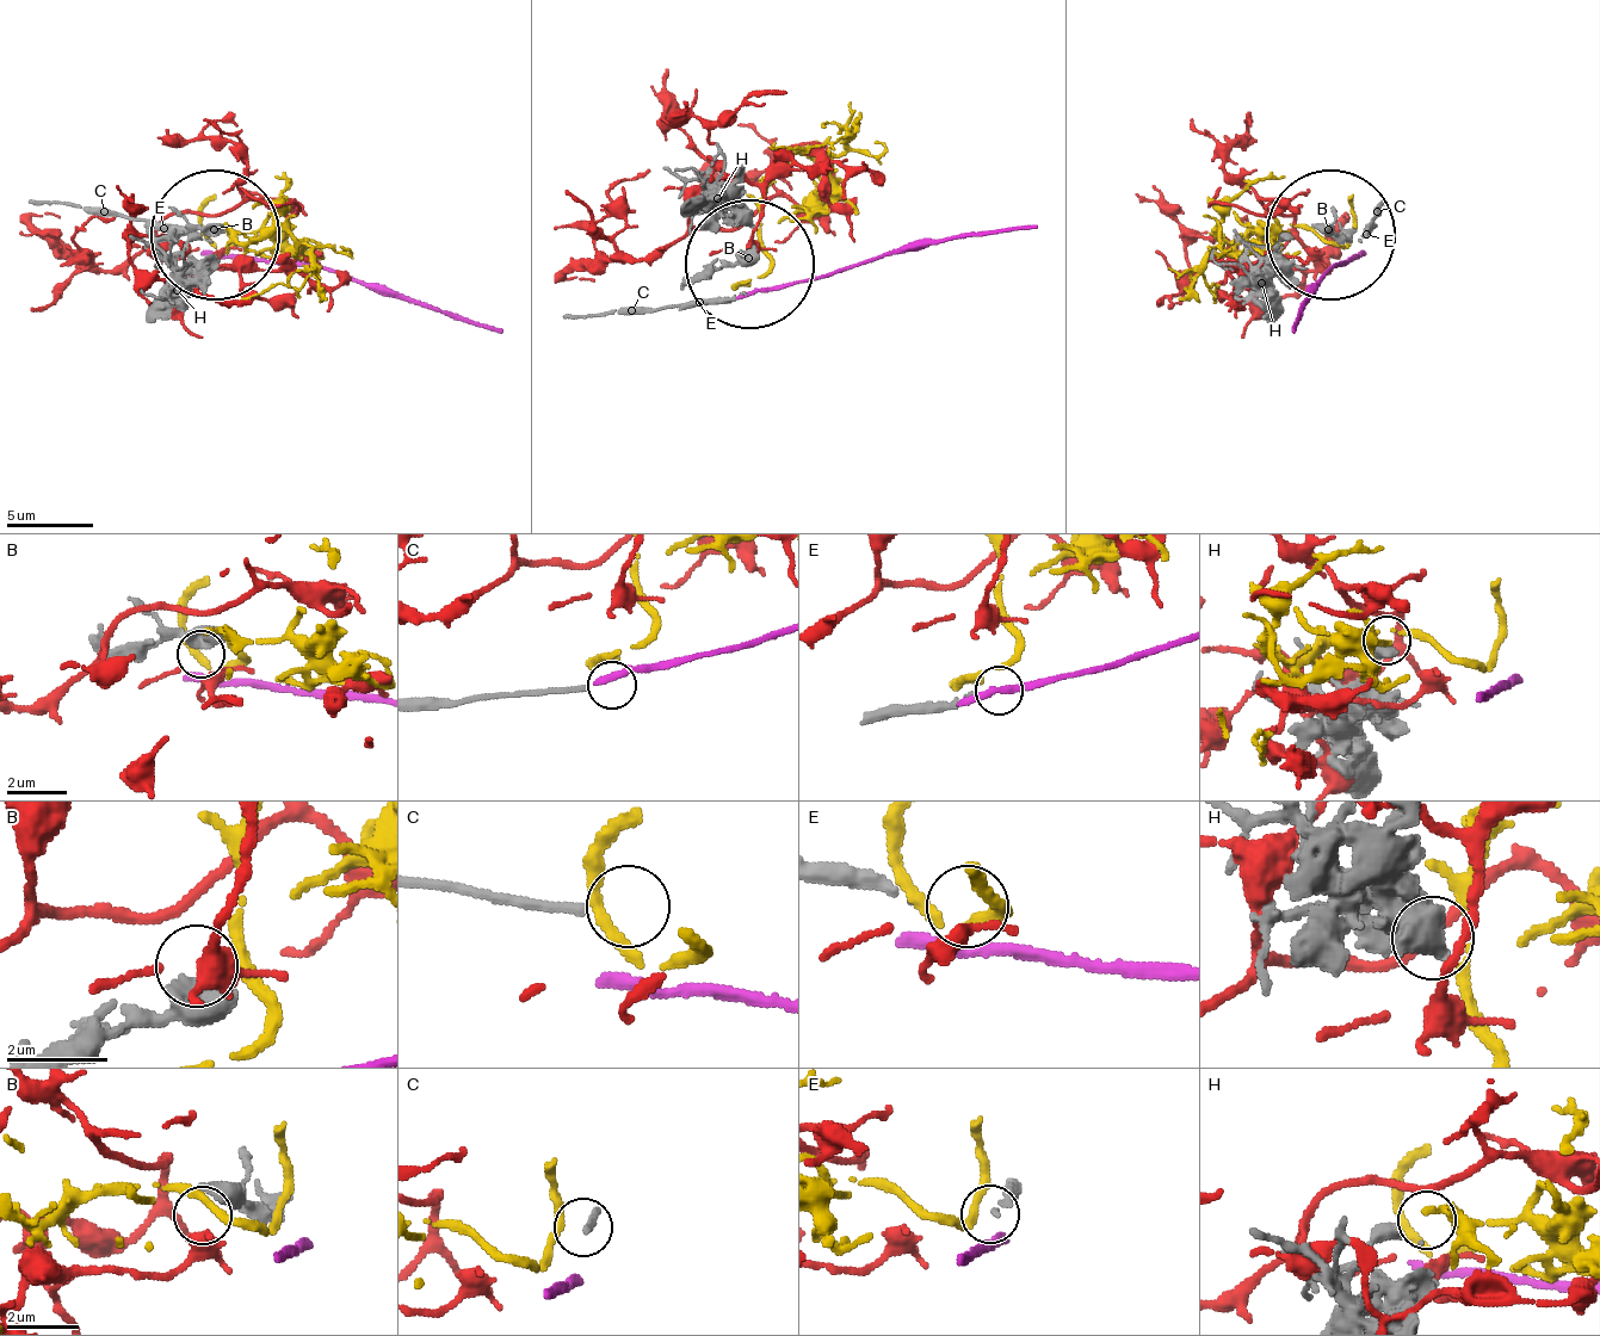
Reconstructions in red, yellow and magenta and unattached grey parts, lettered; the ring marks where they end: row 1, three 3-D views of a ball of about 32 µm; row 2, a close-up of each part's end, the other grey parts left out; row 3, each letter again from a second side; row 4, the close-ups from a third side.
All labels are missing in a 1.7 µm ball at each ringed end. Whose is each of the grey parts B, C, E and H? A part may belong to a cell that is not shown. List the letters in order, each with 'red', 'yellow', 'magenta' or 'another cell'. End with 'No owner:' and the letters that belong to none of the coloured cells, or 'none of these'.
B: red
C: another cell
E: another cell
H: yellow
No owner: C, E

